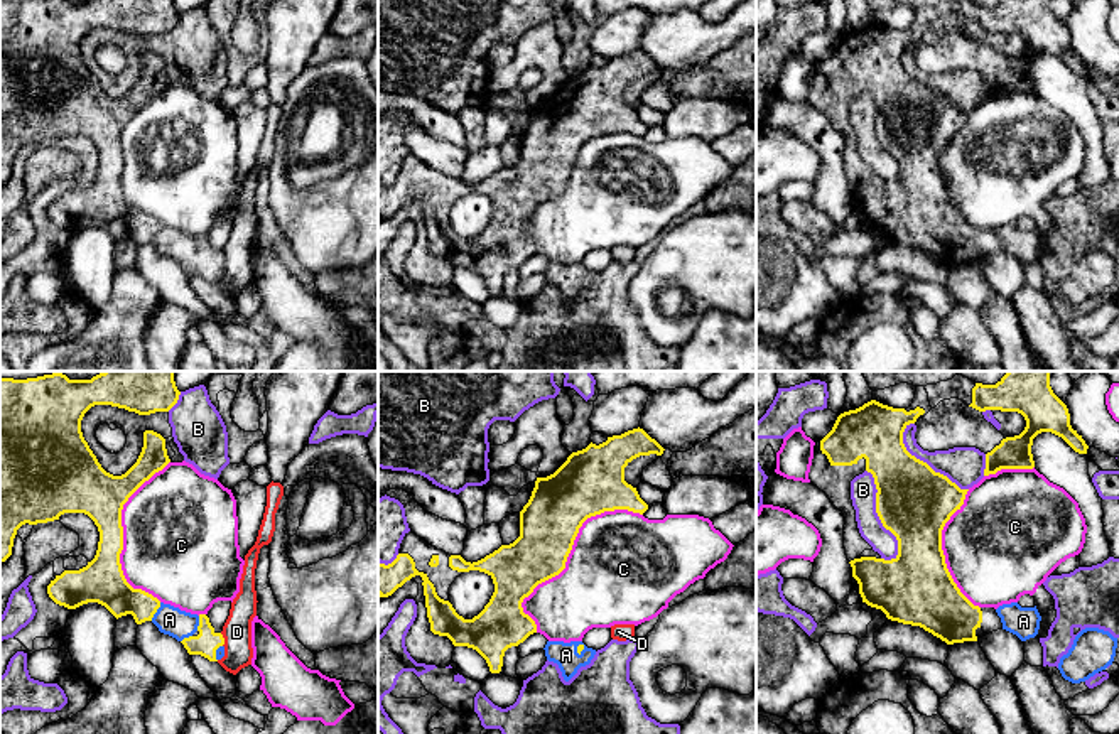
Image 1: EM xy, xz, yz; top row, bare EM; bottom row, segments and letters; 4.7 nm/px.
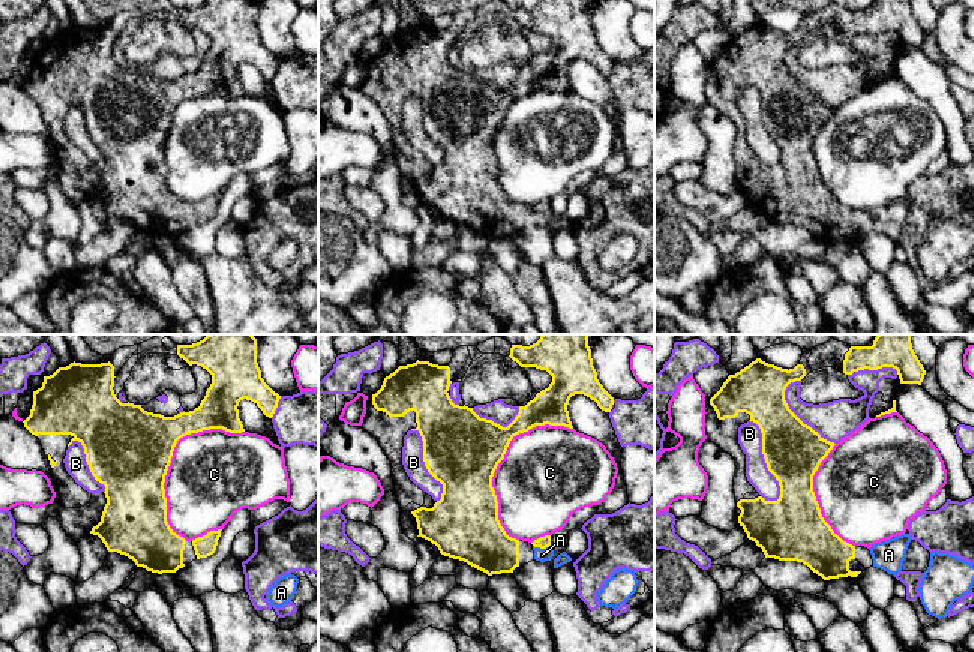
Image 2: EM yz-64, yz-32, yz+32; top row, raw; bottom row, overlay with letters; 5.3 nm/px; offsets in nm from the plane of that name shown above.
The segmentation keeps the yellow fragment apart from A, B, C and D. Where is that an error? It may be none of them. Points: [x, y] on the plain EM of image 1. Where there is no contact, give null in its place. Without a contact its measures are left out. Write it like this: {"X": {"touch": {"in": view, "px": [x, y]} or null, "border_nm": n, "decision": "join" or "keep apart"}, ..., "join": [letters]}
{"A": {"touch": {"in": "xy", "px": [156, 233]}, "border_nm": 100, "decision": "join"}, "B": {"touch": {"in": "yz", "px": [878, 137]}, "border_nm": 460, "decision": "keep apart"}, "C": {"touch": {"in": "xz", "px": [569, 174]}, "border_nm": 750, "decision": "keep apart"}, "D": {"touch": {"in": "xy", "px": [223, 262]}, "border_nm": 70, "decision": "keep apart"}, "join": ["A"]}

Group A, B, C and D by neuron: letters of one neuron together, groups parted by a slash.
A / B / C / D

